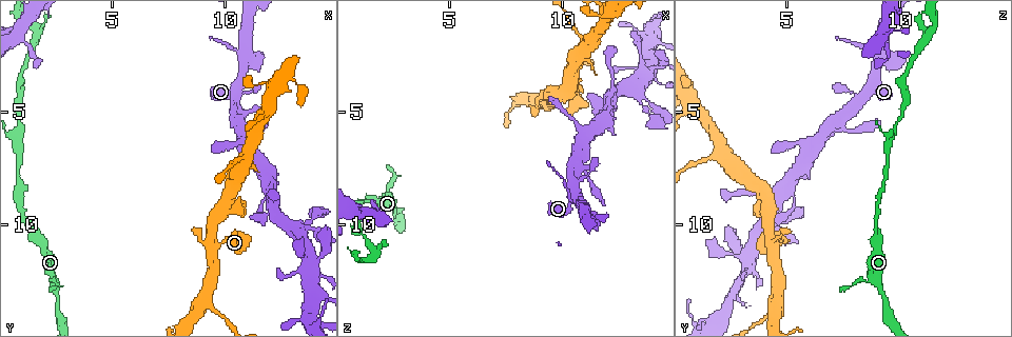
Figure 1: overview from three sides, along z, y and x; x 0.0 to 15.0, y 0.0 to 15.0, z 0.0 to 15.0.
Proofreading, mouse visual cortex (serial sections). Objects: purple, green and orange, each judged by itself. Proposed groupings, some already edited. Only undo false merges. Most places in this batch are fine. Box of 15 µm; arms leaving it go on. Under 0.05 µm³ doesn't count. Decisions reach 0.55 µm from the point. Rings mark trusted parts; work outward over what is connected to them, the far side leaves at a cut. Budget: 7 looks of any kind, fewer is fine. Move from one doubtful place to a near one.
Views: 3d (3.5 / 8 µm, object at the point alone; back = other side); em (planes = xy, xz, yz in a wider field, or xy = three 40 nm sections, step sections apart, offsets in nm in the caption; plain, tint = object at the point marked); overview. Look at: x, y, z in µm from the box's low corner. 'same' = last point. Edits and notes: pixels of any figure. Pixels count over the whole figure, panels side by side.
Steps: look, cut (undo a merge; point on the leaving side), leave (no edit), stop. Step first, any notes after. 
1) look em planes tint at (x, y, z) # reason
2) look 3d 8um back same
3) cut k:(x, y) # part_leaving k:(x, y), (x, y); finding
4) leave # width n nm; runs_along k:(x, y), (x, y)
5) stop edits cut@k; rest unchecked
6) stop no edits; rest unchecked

look 3d 3.5um at (13.2, 10.1, 4.1) # thin arm on a thick one

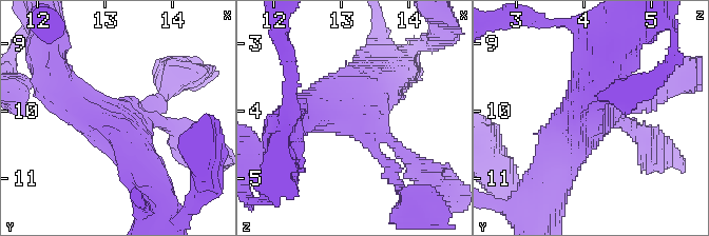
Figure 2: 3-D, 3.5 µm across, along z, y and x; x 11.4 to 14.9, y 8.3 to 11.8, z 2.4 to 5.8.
look em planes tint at (13.30, 10.10, 4.20) # arms 4; arm_widths 150, 150, 500, 500 nm

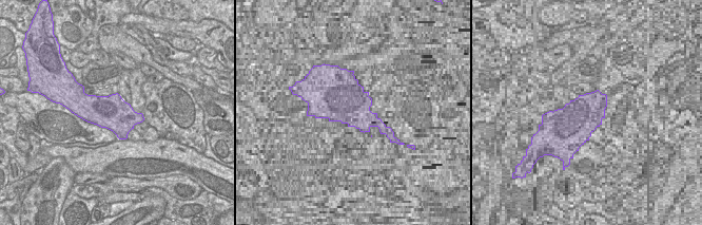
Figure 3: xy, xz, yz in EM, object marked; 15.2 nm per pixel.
leave # width 500 nm; runs_along 2:(52, 73), (149, 170); all the same cell

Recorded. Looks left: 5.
look 3d 3.5um at (9.2, 13.5, 4.2) # three arms meet

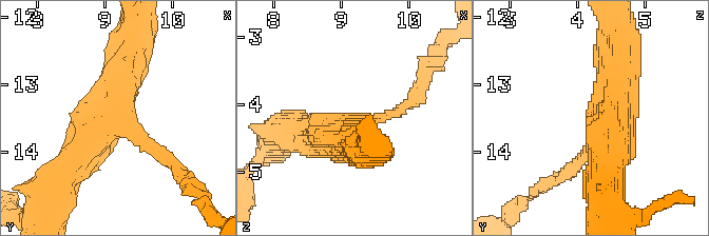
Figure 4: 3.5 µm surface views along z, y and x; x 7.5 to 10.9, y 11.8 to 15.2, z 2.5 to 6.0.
look em xy step 5 tint at (9.20, 13.60, 4.25) # arms 3; arm_widths 150, 450, 600 nm; now the EM

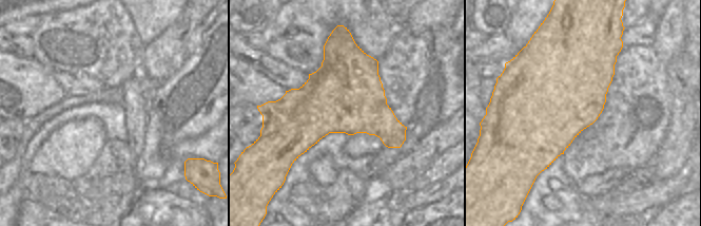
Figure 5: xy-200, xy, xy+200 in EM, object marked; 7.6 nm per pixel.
leave # runs_along 4:(130, 57), (117, 99), (62, 177); all the same cell

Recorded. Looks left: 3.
look em planes tint at (10.9, 7.0, 1.9) # sharp bend

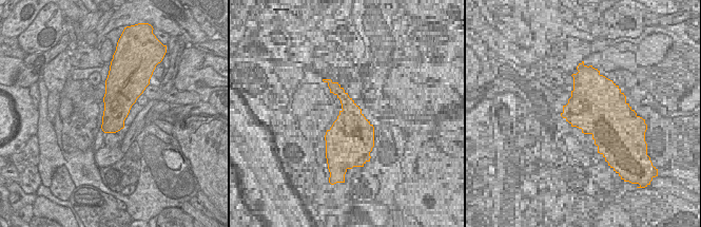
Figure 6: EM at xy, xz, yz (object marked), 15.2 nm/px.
look 3d 3.5um back same # wider look

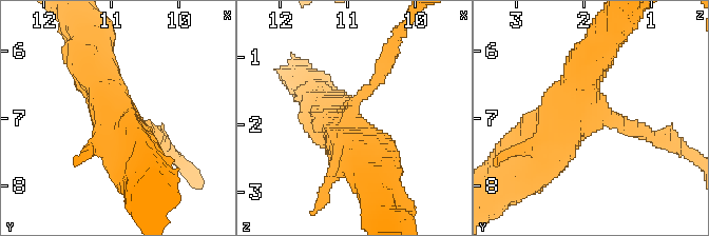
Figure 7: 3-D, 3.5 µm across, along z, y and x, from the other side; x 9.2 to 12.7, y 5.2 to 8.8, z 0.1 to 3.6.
leave # runs_along 7:(534, 161), (558, 133), (596, 52); all the same cell

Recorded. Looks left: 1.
stop no edits; rest unchecked

